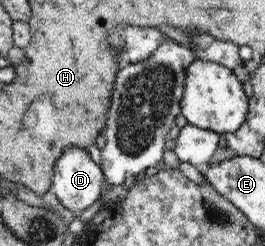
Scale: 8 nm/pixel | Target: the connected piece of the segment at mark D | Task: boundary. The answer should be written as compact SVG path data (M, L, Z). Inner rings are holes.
M70 148L58 161L56 161L53 171L50 191L56 195L60 205L80 215L91 205L94 205L100 198L100 192L104 186L104 174L90 158L88 152Z

